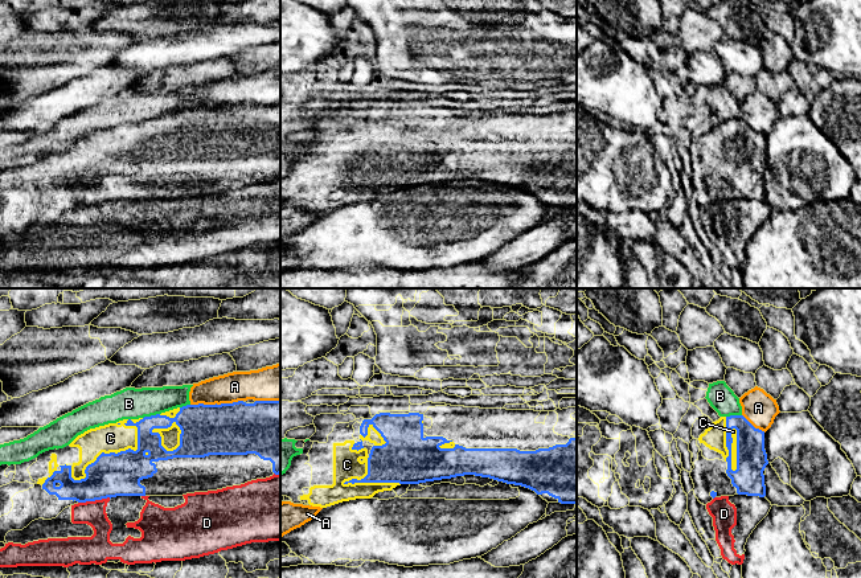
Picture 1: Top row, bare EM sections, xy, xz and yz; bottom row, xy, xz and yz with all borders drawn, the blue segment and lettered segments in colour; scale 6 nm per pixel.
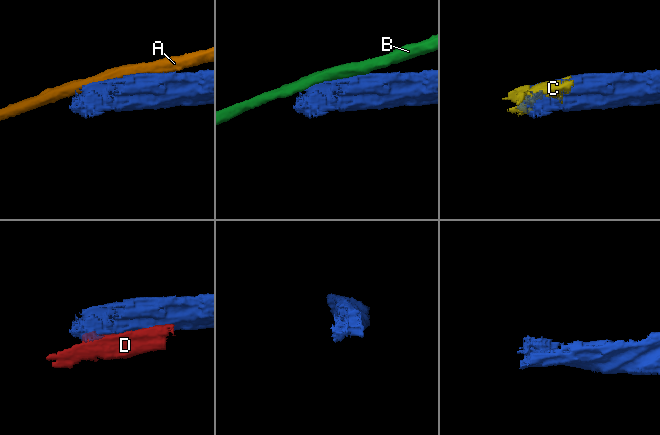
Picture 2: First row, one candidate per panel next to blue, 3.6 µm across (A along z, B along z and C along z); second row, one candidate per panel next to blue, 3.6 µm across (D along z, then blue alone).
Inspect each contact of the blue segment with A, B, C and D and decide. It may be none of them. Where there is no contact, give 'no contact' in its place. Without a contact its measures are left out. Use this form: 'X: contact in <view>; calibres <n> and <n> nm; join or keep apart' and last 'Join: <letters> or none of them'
A: contact in xy; calibres 320 and 180 nm; keep apart
B: contact in xy; calibres 190 and 190 nm; keep apart
C: contact in xy; calibres 260 and 180 nm; join
D: contact in xy; calibres 260 and 150 nm; keep apart
Join: C

